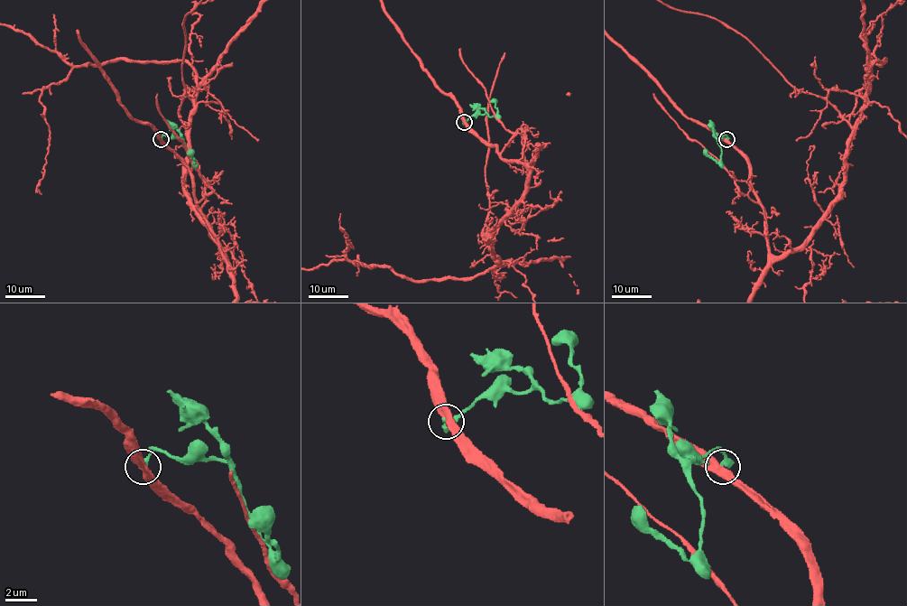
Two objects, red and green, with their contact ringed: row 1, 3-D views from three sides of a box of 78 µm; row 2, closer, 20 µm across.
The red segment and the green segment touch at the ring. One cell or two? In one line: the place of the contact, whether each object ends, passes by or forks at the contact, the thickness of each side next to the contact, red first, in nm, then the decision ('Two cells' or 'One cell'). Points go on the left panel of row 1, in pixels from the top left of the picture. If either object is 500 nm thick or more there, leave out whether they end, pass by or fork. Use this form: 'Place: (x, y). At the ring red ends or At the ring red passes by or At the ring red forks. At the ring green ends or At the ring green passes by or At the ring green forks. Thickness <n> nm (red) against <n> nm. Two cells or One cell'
Place: (161, 139). At the ring red passes by. At the ring green ends. Thickness 480 nm (red) against 400 nm. Two cells

